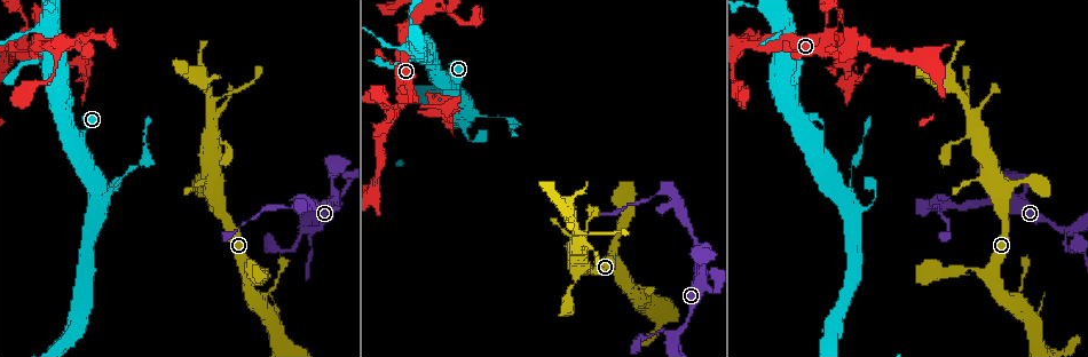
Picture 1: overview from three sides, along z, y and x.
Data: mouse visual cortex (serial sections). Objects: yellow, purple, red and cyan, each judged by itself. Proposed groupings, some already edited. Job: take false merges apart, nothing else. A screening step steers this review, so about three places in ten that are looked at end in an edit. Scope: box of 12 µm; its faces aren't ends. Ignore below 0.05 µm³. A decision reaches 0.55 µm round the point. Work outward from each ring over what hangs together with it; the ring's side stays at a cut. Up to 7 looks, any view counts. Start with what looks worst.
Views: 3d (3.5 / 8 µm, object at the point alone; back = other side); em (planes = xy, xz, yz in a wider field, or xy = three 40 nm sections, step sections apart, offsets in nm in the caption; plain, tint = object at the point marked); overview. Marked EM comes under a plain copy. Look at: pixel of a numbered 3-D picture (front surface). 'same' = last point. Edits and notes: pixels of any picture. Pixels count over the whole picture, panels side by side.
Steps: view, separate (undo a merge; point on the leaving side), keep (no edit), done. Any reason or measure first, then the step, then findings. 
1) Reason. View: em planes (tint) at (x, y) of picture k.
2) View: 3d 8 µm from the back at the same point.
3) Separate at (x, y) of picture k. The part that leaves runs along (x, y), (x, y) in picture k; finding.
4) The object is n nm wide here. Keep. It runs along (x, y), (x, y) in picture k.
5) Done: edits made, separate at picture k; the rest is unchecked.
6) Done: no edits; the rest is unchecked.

Sharp bend. View: em xy step 3 (tint) at (925, 204) of picture 1.

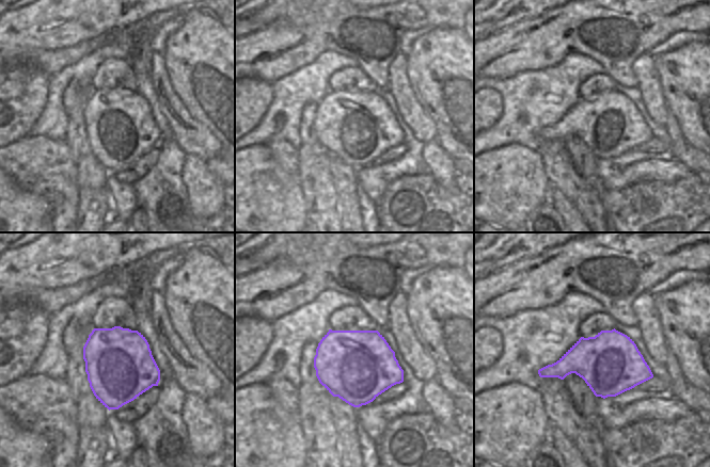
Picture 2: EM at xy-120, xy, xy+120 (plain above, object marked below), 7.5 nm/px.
See where the arms go. View: 3d 3.5 µm at the same point.

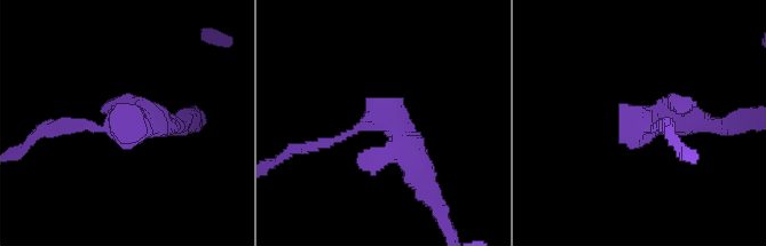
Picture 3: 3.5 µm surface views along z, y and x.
The arms are 150, 350 nm wide. Keep. It runs along (416, 171), (385, 116), (307, 148) in picture 3; continuous, no second cell.

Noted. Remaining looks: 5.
Thin arm on a thick one. View: 3d 8 µm at (469, 114) of picture 1.

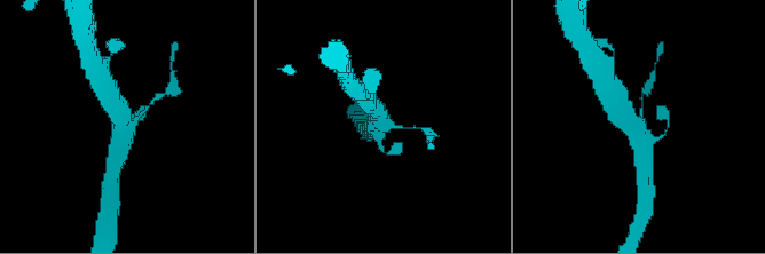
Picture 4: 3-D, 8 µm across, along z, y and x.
View: 3d 3.5 µm at (388, 125) of picture 4.

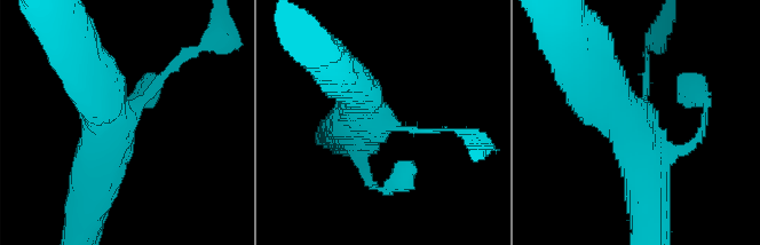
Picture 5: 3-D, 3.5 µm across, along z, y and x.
3 arms meet here; the arms are 150, 500, 600 nm wide. View: em xy step 3 (tint) at (375, 122) of picture 5.

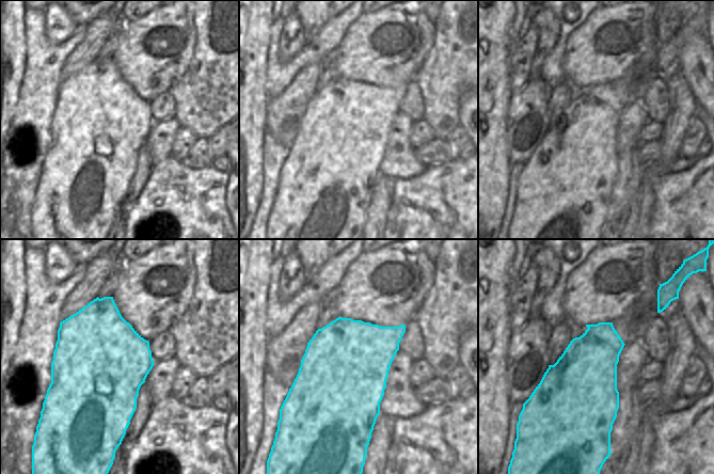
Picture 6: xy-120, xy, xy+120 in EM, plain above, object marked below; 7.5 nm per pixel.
Keep. It runs along (584, 60), (640, 148), (646, 190) in picture 5; all the same cell.

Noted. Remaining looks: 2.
Two arms in line, one across. View: em xy step 3 (tint) at (577, 242) of picture 1.

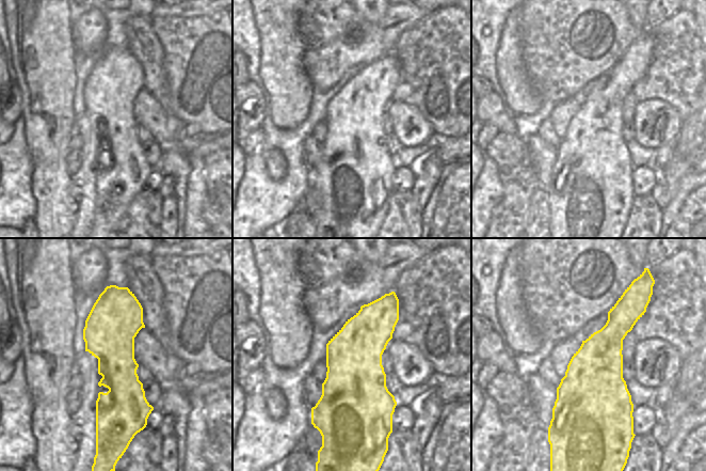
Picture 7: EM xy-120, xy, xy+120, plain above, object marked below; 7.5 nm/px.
See where the arms go. View: 3d 3.5 µm at the same point.

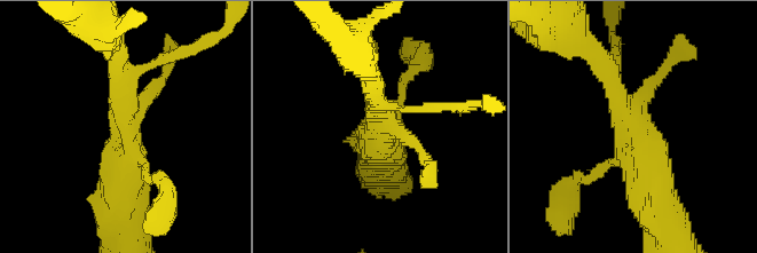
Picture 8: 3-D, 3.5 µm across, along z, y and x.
Keep. It runs along (112, 288), (115, 351), (114, 427) in picture 7; continuous, no second cell.

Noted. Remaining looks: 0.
Done: no edits; the rest is unchecked.

